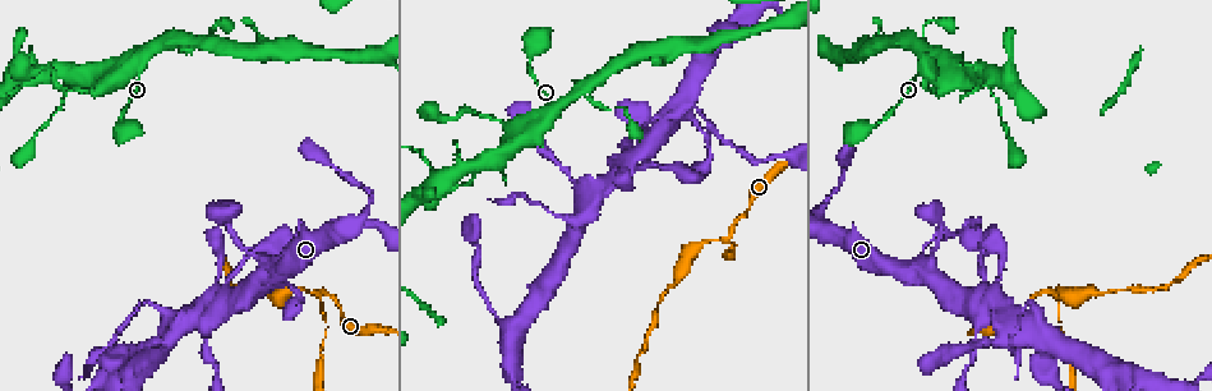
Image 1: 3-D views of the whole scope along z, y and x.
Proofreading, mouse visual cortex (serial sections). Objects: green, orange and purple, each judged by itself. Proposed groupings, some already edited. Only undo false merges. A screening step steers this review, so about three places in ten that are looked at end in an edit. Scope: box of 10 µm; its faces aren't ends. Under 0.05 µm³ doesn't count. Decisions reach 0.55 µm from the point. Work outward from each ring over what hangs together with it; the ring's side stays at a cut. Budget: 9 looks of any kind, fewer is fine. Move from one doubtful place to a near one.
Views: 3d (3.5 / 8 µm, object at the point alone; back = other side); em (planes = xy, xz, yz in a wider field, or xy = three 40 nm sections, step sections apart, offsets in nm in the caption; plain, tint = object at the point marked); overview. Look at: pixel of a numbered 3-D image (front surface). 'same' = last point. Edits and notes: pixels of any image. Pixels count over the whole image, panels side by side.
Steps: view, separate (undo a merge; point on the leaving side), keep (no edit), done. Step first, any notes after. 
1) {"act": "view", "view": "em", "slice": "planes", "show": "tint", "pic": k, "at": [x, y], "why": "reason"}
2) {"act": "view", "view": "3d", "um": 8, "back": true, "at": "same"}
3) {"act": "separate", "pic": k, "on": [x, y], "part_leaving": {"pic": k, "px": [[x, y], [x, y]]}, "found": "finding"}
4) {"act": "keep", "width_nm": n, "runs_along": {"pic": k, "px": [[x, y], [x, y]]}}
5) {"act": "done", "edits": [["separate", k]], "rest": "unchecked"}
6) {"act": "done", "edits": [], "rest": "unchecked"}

{"act": "view", "view": "3d", "um": 3.5, "pic": 1, "at": [560, 217], "why": "sharp bend"}

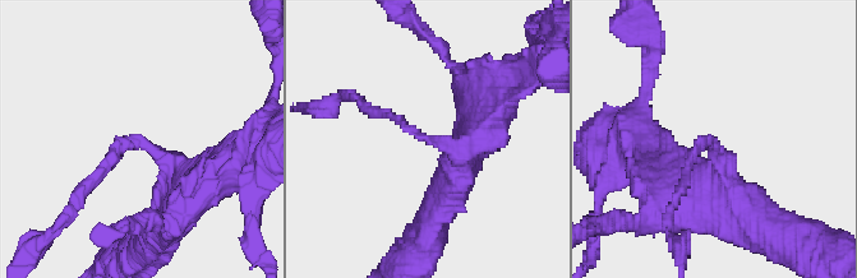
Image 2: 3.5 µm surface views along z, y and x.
{"act": "view", "view": "em", "slice": "planes", "show": "tint", "pic": 2, "at": [141, 143], "arm_widths_nm": [150, 400]}

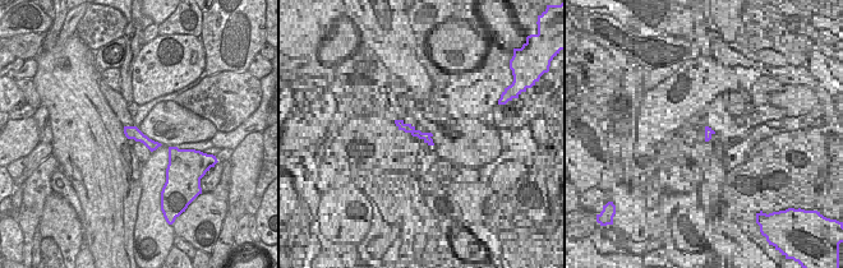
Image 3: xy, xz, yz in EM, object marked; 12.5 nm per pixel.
{"act": "keep", "runs_along": {"pic": 3, "px": [[127, 129], [148, 143], [155, 144]]}, "found": "all the same cell"}

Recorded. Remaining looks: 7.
{"act": "view", "view": "3d", "um": 8, "pic": 1, "at": [636, 120], "why": "abrupt turn"}

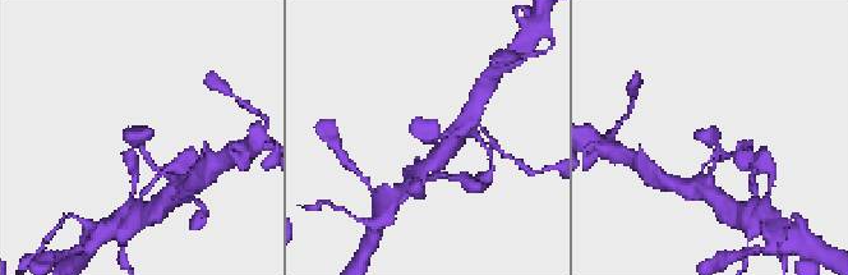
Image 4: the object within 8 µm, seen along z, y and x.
{"act": "view", "view": "3d", "um": 3.5, "at": "same", "why": "closer look"}

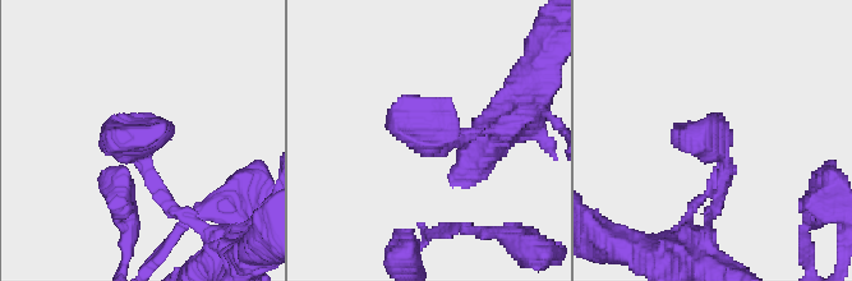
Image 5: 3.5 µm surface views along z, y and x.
{"act": "keep", "runs_along": {"pic": 5, "px": [[712, 213], [724, 159], [676, 123]]}, "found": "all the same cell"}

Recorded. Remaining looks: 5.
{"act": "view", "view": "3d", "um": 8, "pic": 1, "at": [730, 238], "why": "three-way junction"}

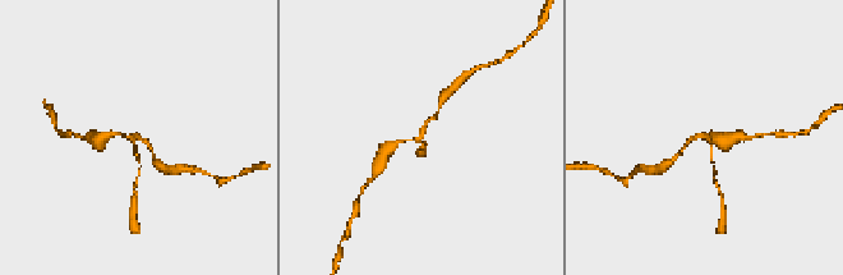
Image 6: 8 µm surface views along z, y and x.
{"act": "view", "view": "em", "slice": "planes", "show": "tint", "at": "same", "why": "need the tissue"}

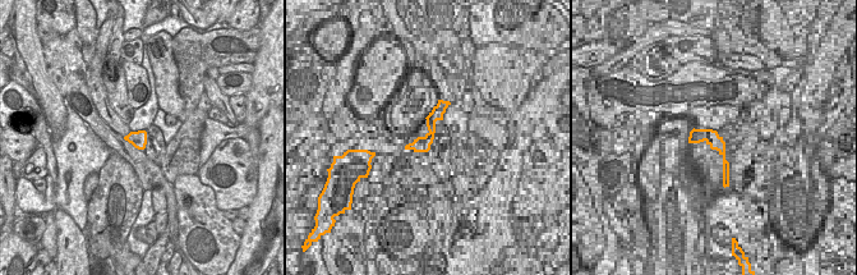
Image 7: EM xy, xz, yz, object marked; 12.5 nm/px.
{"act": "separate", "pic": 6, "on": [422, 150], "part_leaving": {"pic": 6, "px": [[712, 147], [715, 184], [723, 201]]}, "found": "two cells meet here"}

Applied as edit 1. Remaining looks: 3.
{"act": "done", "edits": [["separate", 6]], "rest": "unchecked"}

